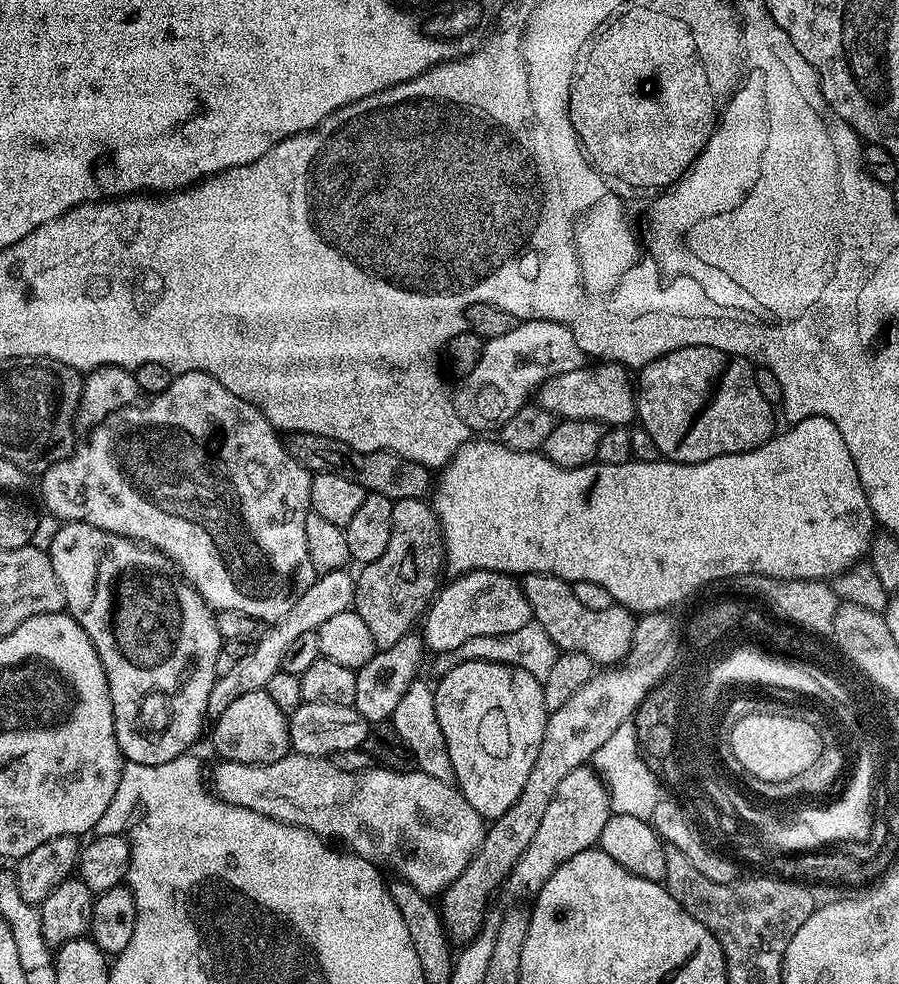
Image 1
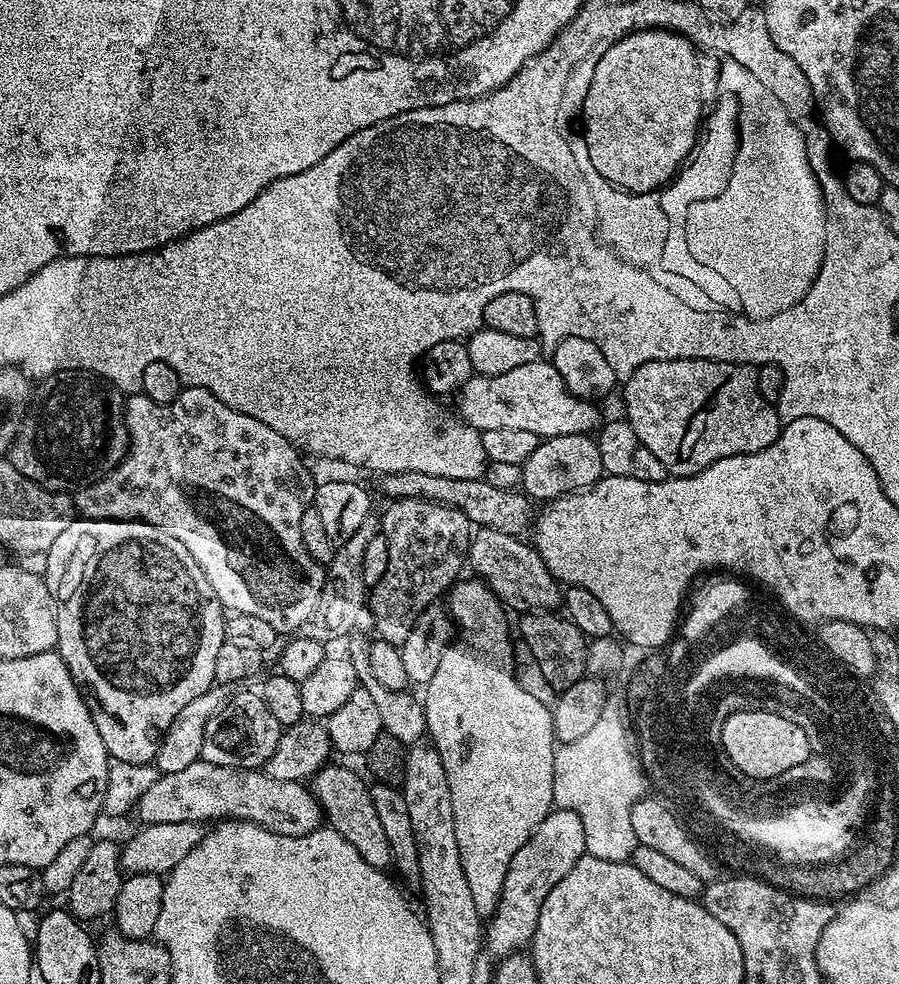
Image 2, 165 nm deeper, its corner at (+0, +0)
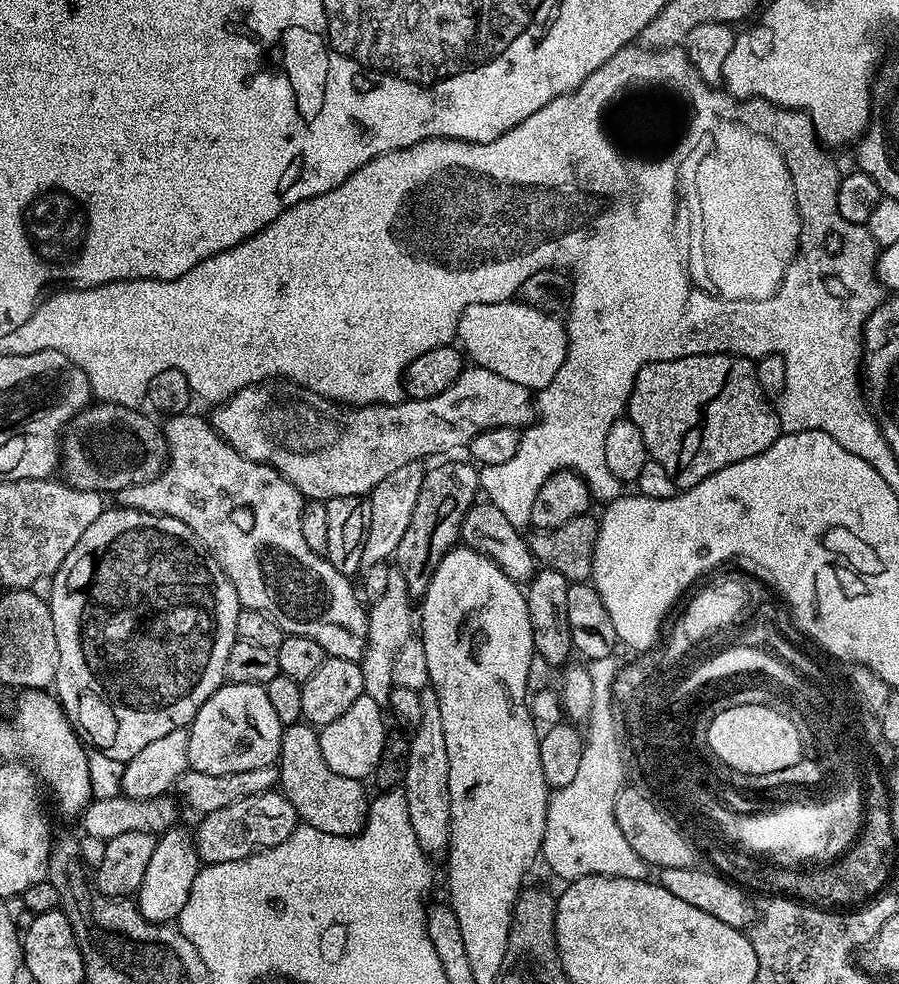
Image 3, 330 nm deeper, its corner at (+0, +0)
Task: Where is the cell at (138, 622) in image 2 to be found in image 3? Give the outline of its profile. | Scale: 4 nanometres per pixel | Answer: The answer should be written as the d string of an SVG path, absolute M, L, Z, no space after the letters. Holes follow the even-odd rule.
M109 507L98 518L94 518L86 534L78 538L74 550L66 554L66 562L62 562L55 576L51 577L51 584L50 607L54 618L54 638L58 638L58 674L54 695L64 707L68 719L78 726L86 740L88 735L87 743L92 743L91 747L95 751L106 754L106 758L126 762L134 758L138 750L150 746L150 742L170 734L170 730L188 728L200 707L225 683L226 657L230 655L230 646L234 646L237 639L236 627L242 605L230 578L226 578L216 559L205 552L203 544L190 530L190 526L178 522L178 518L139 512L133 508Z

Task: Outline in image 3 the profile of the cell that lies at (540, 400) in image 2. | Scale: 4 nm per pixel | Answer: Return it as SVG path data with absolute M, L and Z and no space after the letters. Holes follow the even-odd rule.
M475 366L465 367L460 373L460 377L450 385L446 390L442 390L442 394L438 394L434 398L422 398L421 400L401 399L399 404L365 404L363 406L341 406L335 404L332 400L327 400L324 396L314 394L310 389L304 388L301 384L294 384L291 380L282 380L273 378L271 380L263 380L260 384L251 384L242 390L238 390L238 394L234 394L229 398L211 409L210 423L215 428L216 433L223 438L230 447L238 449L246 458L250 458L259 464L271 464L273 468L277 468L289 482L294 485L308 500L330 501L336 496L358 496L367 497L374 490L374 486L378 486L378 482L382 482L382 478L386 478L386 474L394 474L394 470L398 470L398 466L406 466L411 460L423 461L424 456L436 456L439 452L448 452L451 448L463 449L476 435L487 428L497 428L498 426L506 426L507 428L523 429L529 423L528 408L530 412L530 400L528 404L529 389L518 386L518 382L510 382L510 378L502 378L502 374L494 374L494 370L486 370Z

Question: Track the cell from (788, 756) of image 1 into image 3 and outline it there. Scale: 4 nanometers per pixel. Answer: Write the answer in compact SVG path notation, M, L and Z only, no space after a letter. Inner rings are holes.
M767 703L734 706L733 712L717 718L716 724L710 725L710 747L716 748L718 759L748 778L761 778L774 771L786 770L799 762L802 754L802 742L796 739L794 724L787 711L768 707Z

